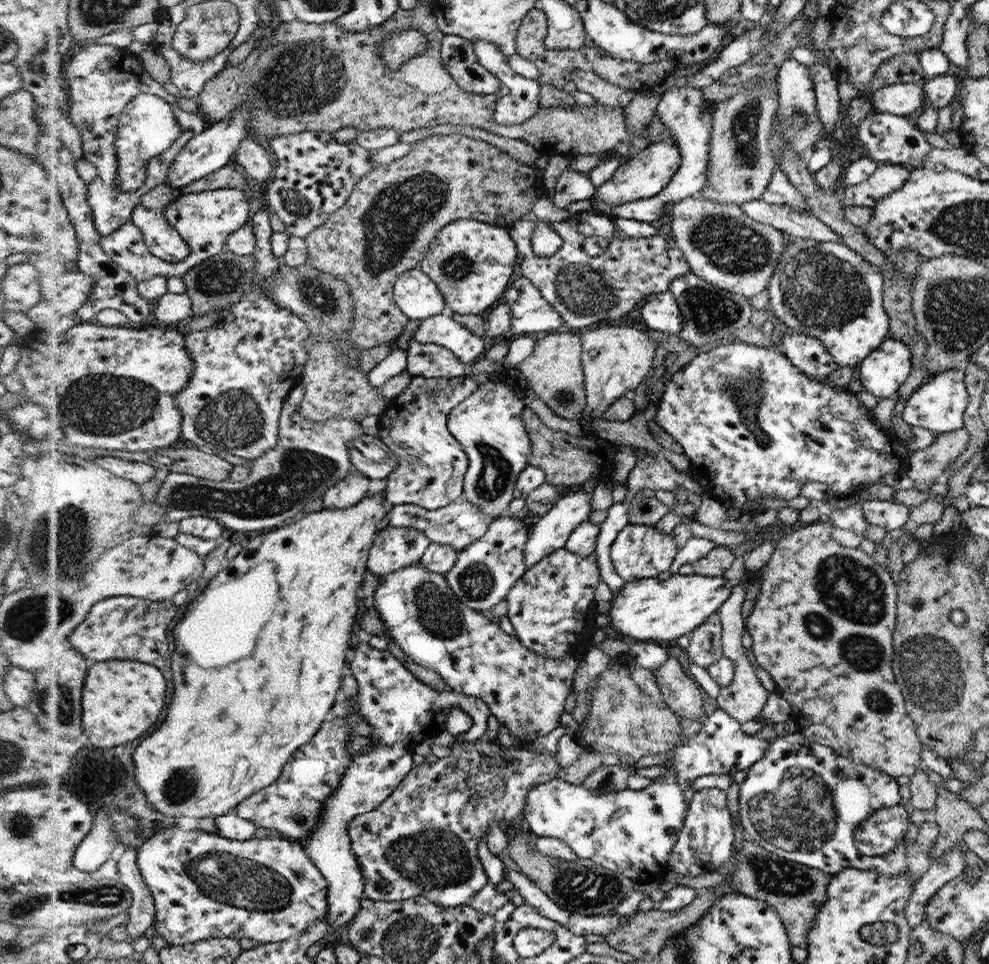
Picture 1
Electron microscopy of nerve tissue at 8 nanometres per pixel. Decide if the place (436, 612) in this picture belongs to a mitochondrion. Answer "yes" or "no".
yes

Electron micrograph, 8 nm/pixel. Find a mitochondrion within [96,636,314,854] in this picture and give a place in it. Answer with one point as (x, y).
(180, 786)

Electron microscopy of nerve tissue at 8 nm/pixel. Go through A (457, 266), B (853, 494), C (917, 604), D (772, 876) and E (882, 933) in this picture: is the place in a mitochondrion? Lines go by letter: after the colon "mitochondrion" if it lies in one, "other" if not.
A: mitochondrion
B: other
C: other
D: mitochondrion
E: mitochondrion

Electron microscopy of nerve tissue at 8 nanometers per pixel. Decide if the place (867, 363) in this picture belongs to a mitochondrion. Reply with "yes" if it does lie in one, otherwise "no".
no

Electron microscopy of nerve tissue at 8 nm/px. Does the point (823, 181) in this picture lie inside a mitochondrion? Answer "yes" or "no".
no

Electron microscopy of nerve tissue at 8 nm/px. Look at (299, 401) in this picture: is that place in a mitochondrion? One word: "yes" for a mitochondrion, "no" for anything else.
no

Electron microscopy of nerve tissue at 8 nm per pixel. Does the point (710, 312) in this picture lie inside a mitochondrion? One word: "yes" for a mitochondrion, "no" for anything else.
yes

